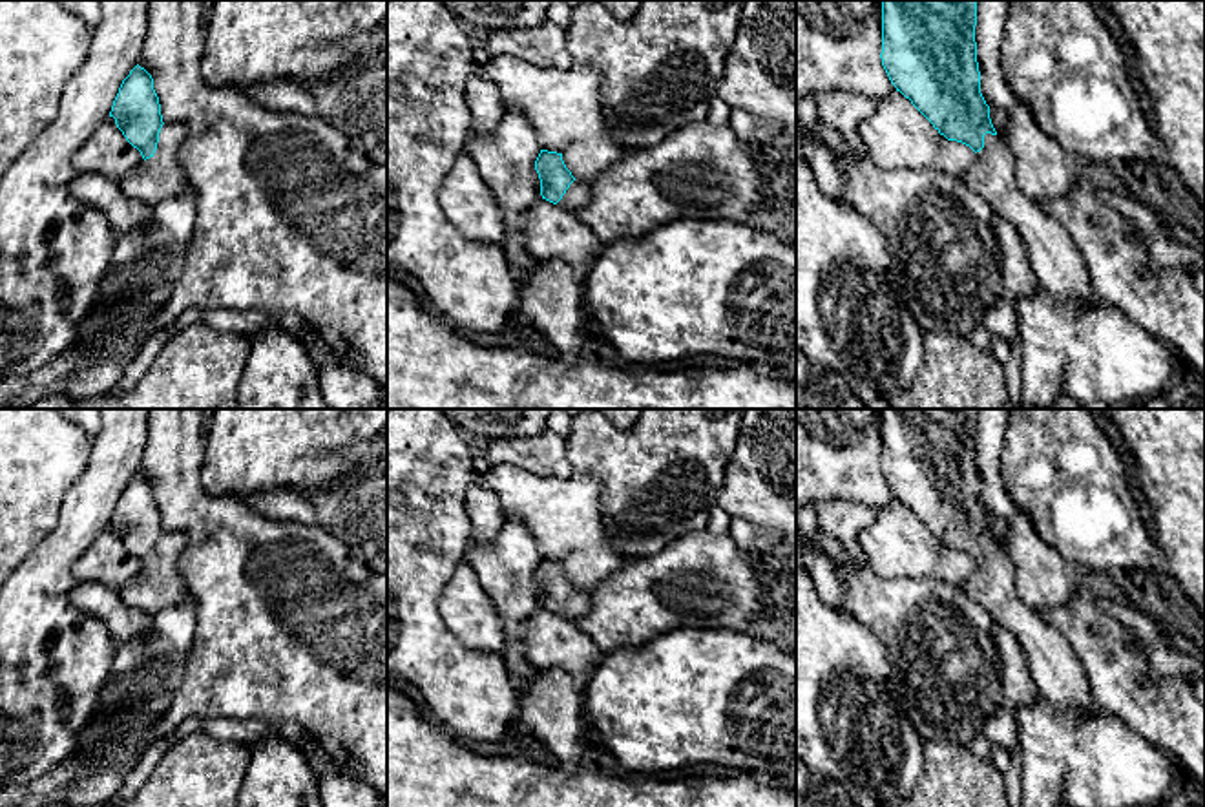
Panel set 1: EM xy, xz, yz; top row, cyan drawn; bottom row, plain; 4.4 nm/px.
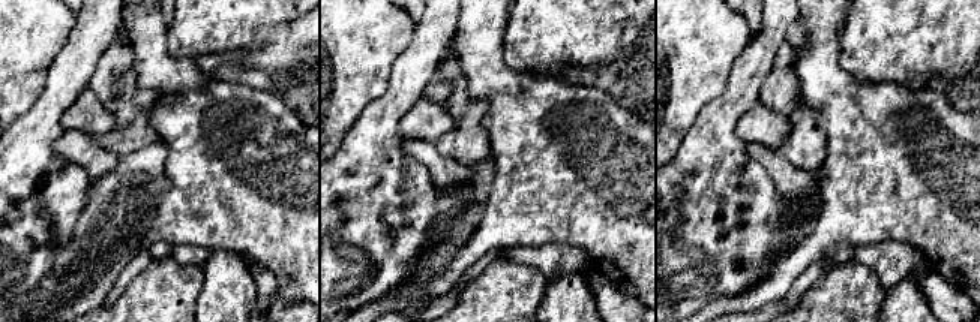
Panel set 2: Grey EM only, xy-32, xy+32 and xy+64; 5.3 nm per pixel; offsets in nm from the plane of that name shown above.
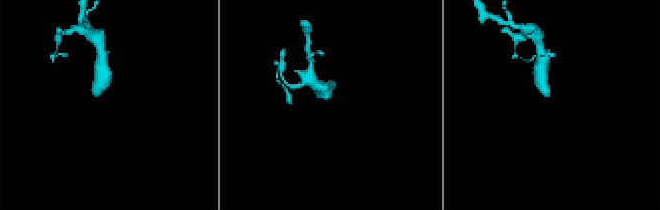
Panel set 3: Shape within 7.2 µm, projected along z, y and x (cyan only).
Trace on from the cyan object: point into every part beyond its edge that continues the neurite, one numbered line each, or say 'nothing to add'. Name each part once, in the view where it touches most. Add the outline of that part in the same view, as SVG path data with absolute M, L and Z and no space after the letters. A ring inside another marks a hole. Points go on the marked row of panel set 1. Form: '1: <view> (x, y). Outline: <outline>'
1: xy (159, 178). Outline: M162 124L155 153L120 181L124 194L153 206L184 192L188 175L177 161L184 137L183 124Z

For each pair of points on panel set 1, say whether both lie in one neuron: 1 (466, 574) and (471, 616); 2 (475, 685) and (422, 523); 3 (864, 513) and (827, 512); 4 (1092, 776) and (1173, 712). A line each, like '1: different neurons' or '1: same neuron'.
1: same neuron
2: same neuron
3: same neuron
4: different neurons

